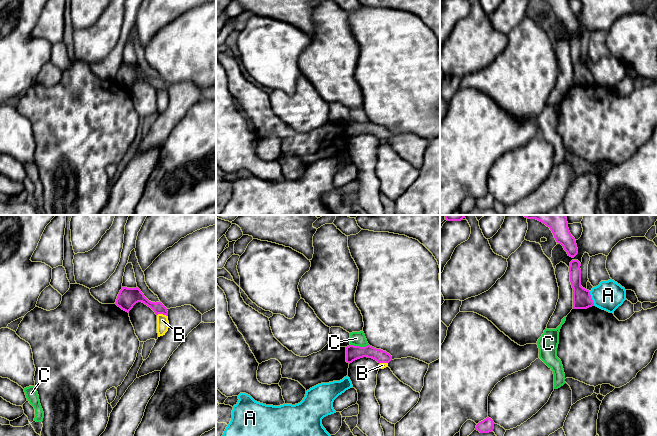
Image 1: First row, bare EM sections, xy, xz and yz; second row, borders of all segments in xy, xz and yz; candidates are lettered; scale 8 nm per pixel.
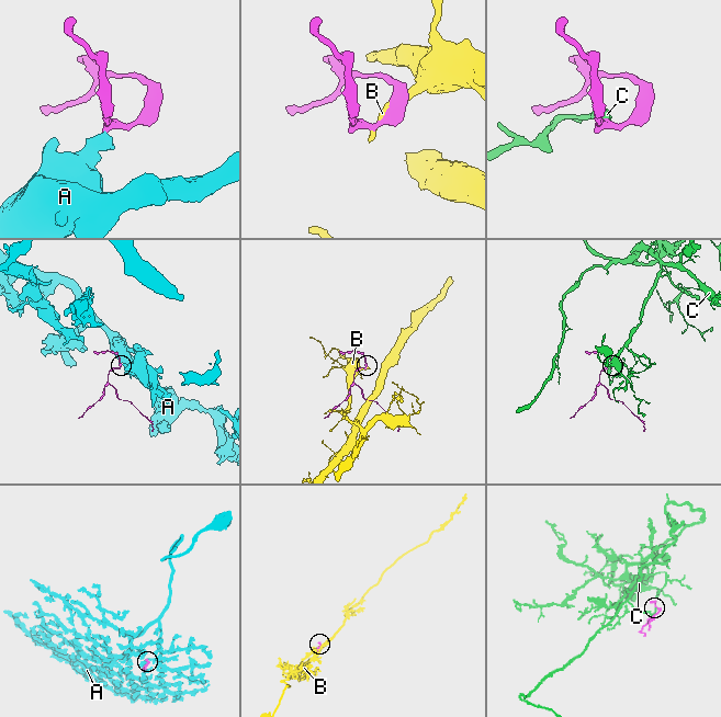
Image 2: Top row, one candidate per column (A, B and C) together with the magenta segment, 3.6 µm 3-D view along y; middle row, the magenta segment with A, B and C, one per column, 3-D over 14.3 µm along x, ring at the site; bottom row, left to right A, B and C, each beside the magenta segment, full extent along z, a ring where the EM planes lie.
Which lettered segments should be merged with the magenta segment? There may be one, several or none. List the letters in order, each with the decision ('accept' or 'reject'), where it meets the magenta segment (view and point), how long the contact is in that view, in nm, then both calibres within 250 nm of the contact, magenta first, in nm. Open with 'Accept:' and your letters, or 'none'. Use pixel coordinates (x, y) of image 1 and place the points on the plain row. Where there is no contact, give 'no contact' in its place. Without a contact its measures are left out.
Accept: none
A: reject; contact yz (591, 74); length 130 nm; calibres 150 and 240 nm
B: reject; contact xy (162, 89); length 90 nm; calibres 100 and 100 nm
C: reject; contact xz (359, 122); length 150 nm; calibres 120 and 110 nm

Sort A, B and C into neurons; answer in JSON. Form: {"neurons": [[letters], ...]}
{"neurons": [["A"], ["B"], ["C"]]}

